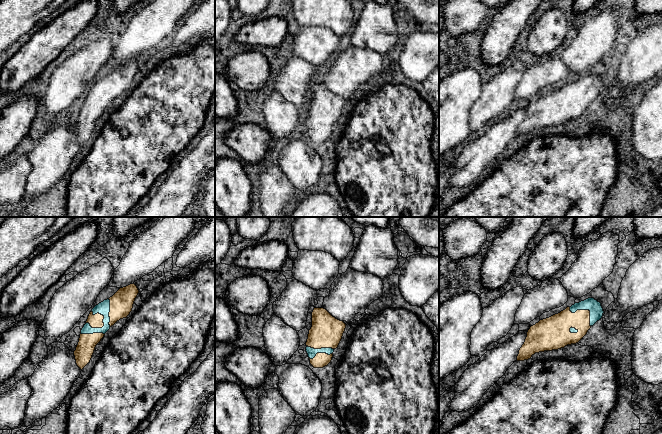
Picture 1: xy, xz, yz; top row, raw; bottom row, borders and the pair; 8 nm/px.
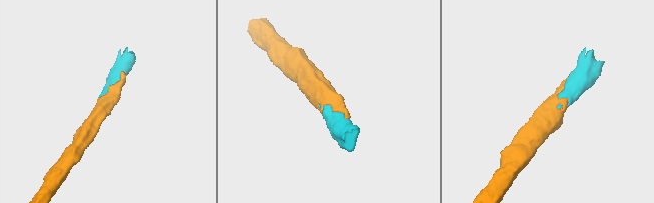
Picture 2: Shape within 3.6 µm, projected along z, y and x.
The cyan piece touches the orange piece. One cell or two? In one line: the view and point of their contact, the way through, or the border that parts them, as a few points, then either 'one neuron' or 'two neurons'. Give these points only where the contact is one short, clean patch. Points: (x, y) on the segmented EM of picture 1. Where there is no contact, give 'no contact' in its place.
xy (103, 315) | one neuron

